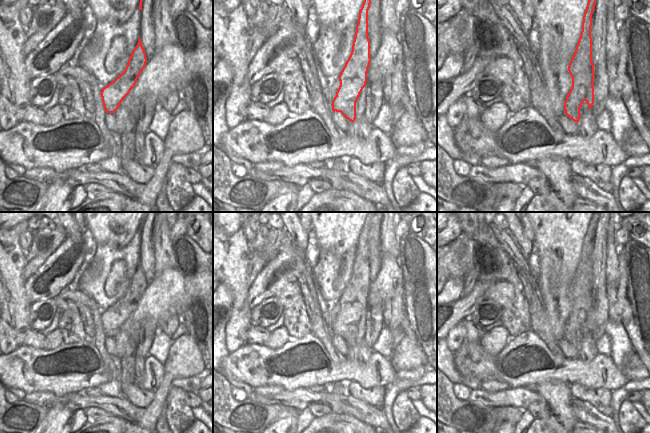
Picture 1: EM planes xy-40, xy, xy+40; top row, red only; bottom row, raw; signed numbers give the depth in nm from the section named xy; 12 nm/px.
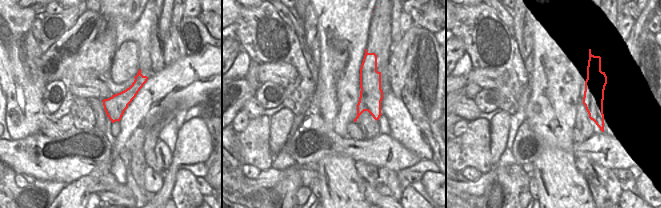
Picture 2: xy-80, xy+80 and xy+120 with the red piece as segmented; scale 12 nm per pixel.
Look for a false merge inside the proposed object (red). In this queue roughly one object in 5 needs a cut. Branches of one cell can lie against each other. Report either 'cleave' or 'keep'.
cleave

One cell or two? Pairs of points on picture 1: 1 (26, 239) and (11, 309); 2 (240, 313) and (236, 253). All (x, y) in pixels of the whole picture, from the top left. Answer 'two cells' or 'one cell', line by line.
1: two cells
2: one cell

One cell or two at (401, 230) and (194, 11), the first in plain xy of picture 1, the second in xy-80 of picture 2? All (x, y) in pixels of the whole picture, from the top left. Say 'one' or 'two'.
one

